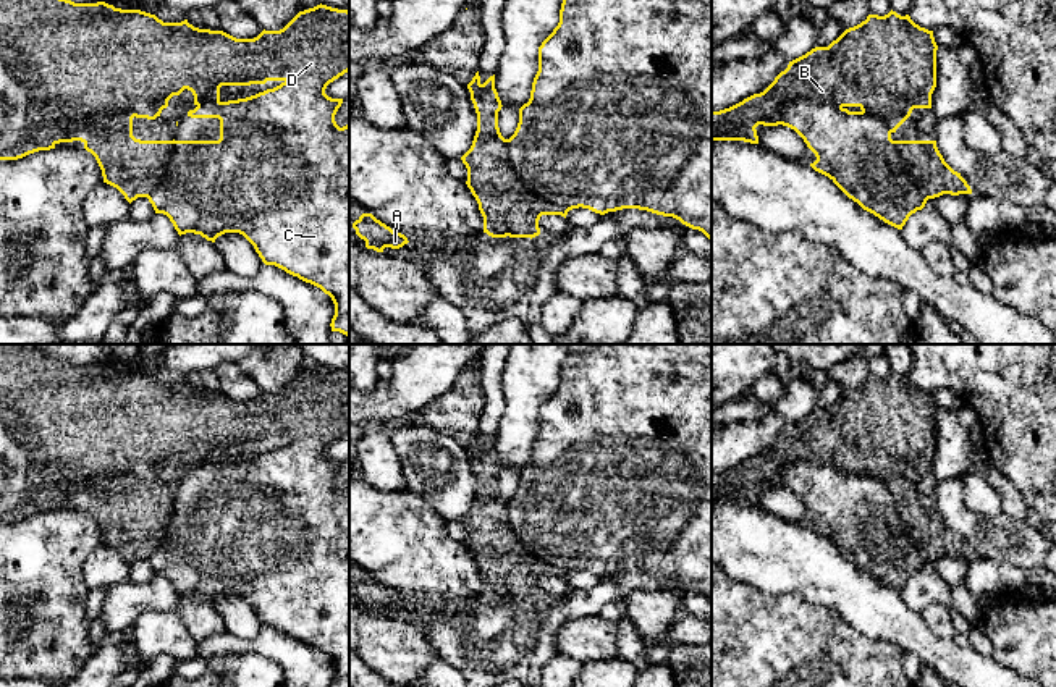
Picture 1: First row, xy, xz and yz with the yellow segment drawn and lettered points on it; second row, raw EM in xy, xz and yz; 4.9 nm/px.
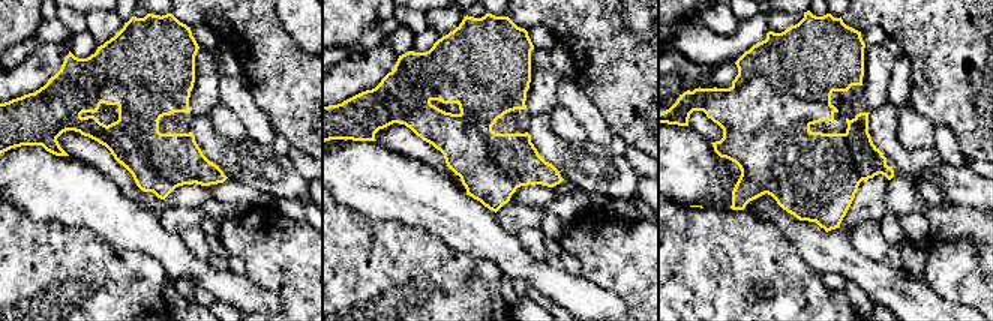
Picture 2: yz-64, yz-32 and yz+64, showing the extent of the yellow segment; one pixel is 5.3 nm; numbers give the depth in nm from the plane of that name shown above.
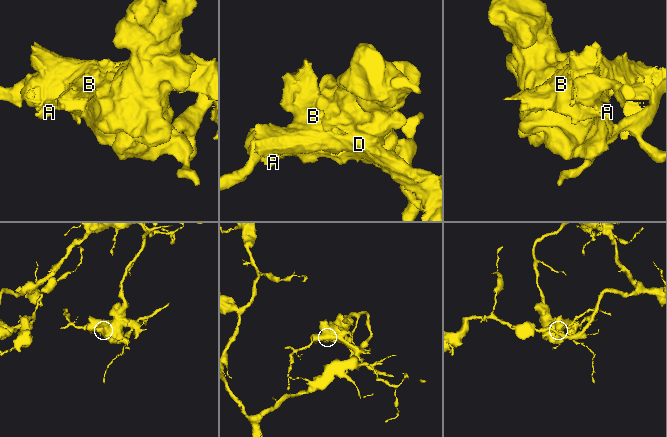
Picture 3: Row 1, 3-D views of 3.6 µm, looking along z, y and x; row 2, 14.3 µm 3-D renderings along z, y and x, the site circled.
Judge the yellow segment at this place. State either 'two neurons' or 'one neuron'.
two neurons

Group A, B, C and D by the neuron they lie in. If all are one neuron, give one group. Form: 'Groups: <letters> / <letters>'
Groups: A B D / C

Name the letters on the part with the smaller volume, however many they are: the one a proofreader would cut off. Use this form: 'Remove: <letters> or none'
Remove: A, B, D

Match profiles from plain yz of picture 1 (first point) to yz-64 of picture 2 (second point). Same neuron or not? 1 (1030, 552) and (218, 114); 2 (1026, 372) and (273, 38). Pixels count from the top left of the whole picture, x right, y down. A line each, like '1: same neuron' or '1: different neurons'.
1: different neurons
2: same neuron

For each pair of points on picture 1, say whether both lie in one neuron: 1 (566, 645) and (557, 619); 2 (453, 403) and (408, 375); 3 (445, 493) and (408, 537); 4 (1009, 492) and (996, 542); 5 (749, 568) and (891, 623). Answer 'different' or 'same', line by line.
1: different
2: different
3: different
4: different
5: same

